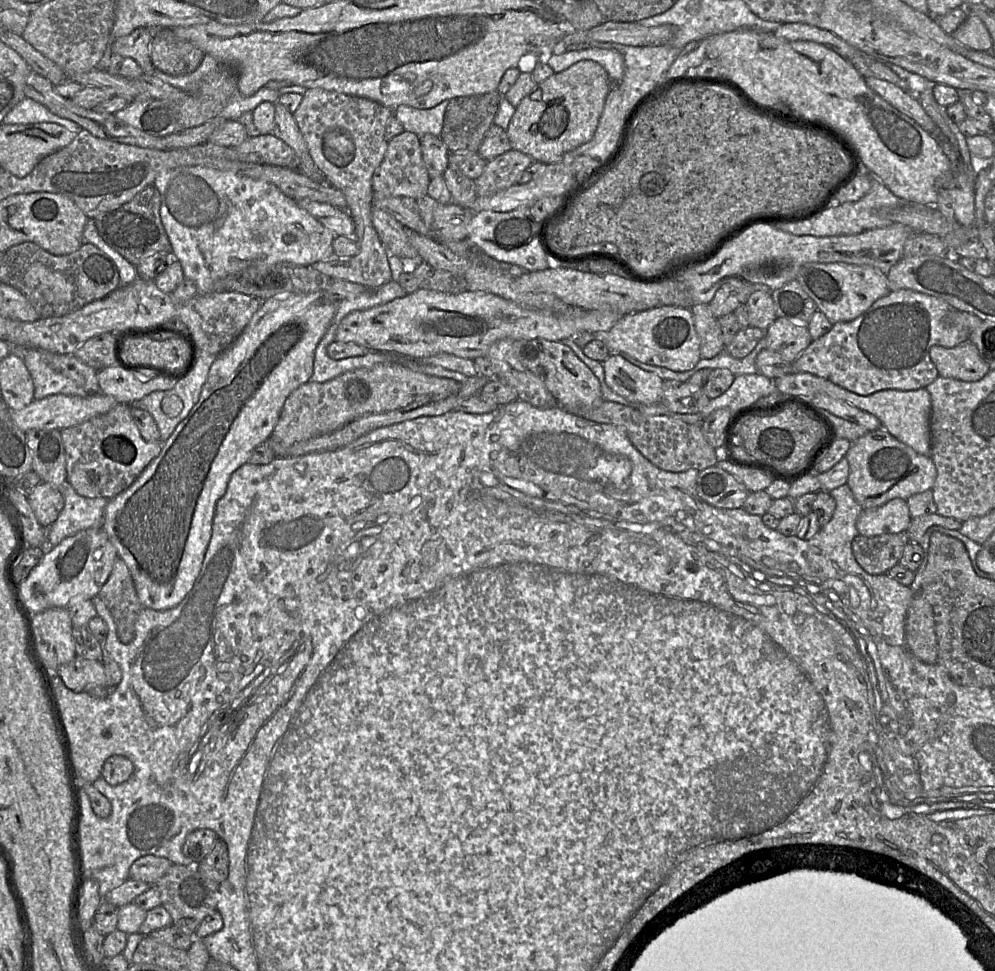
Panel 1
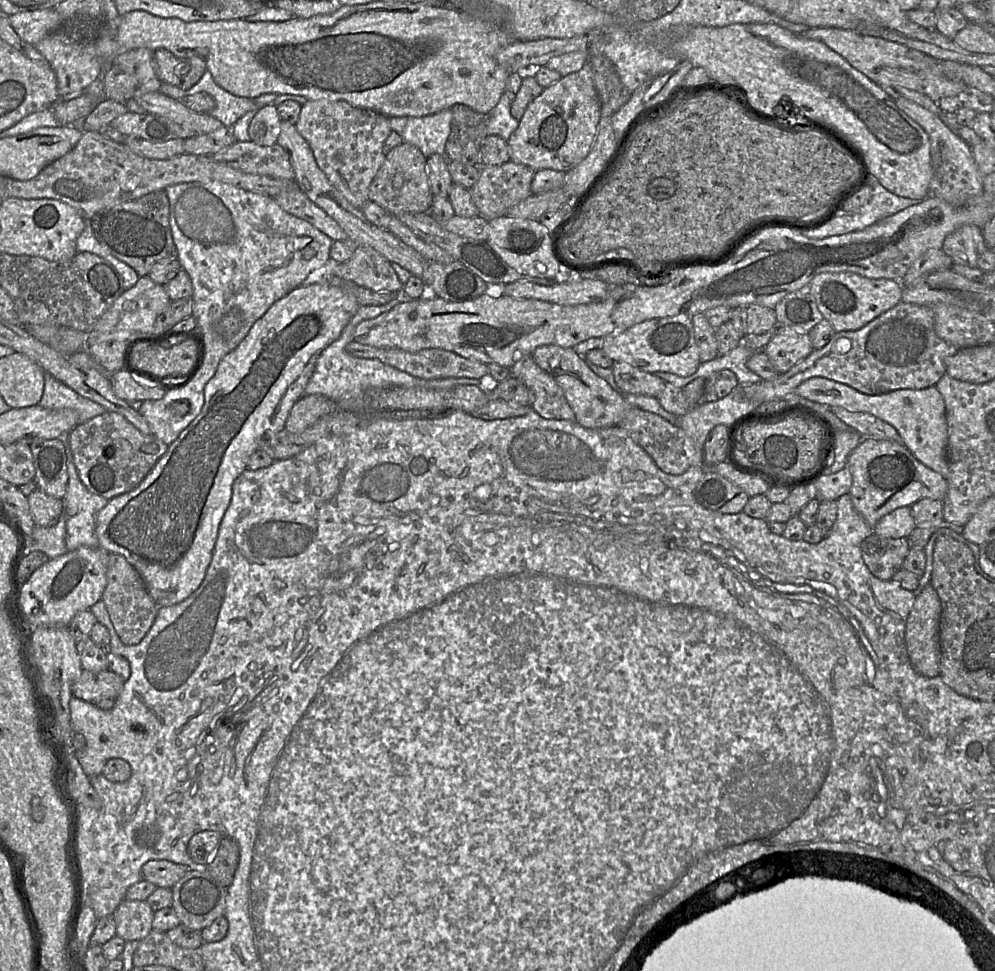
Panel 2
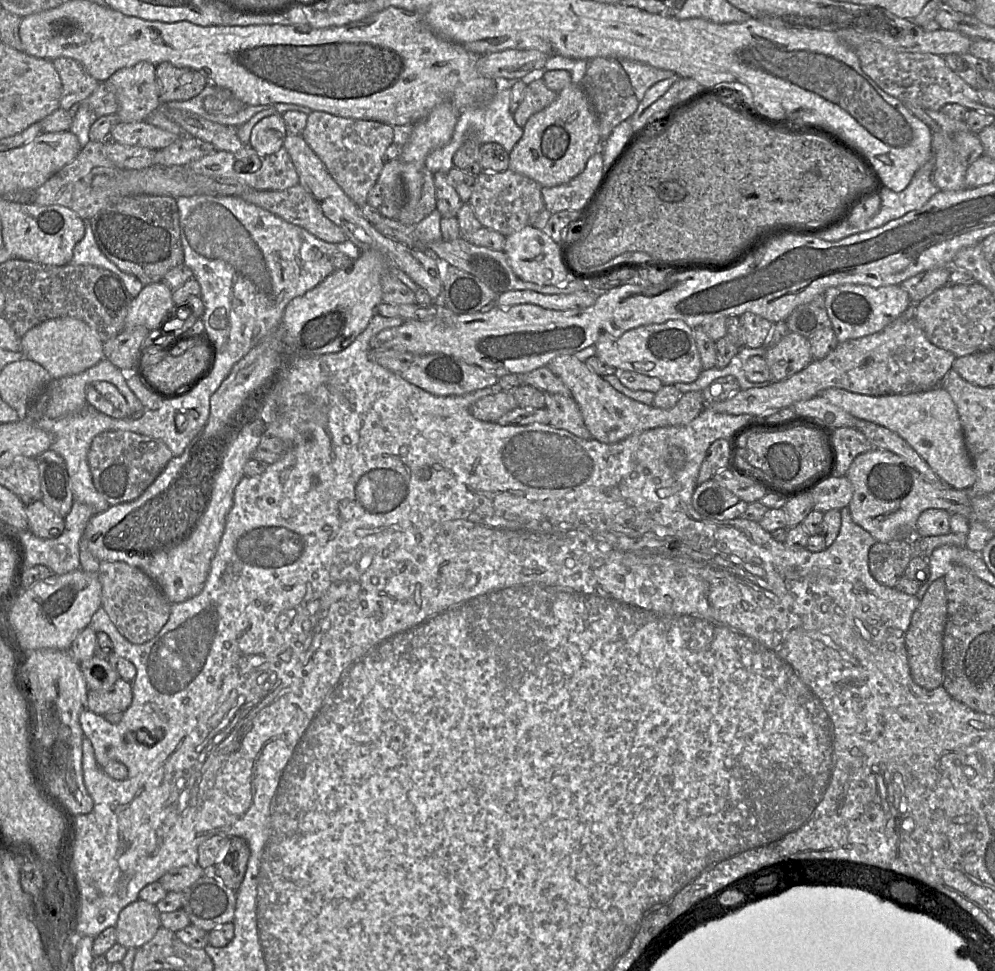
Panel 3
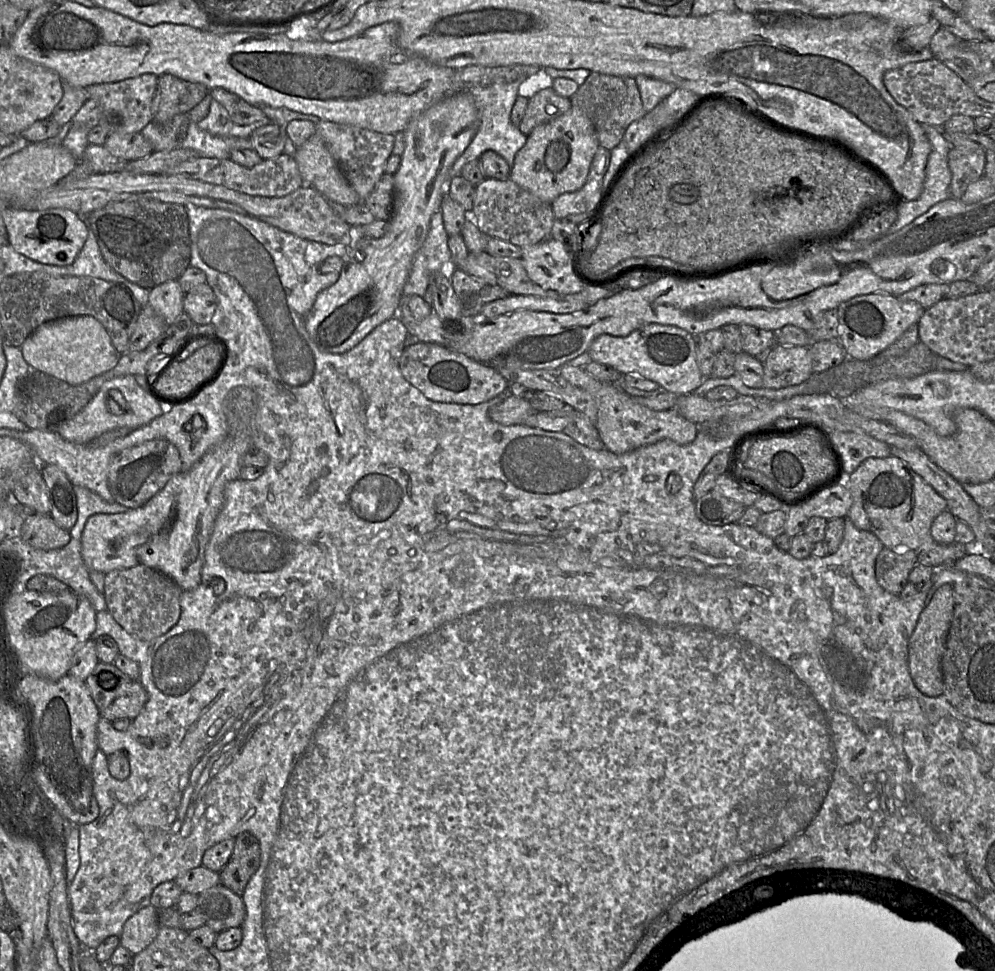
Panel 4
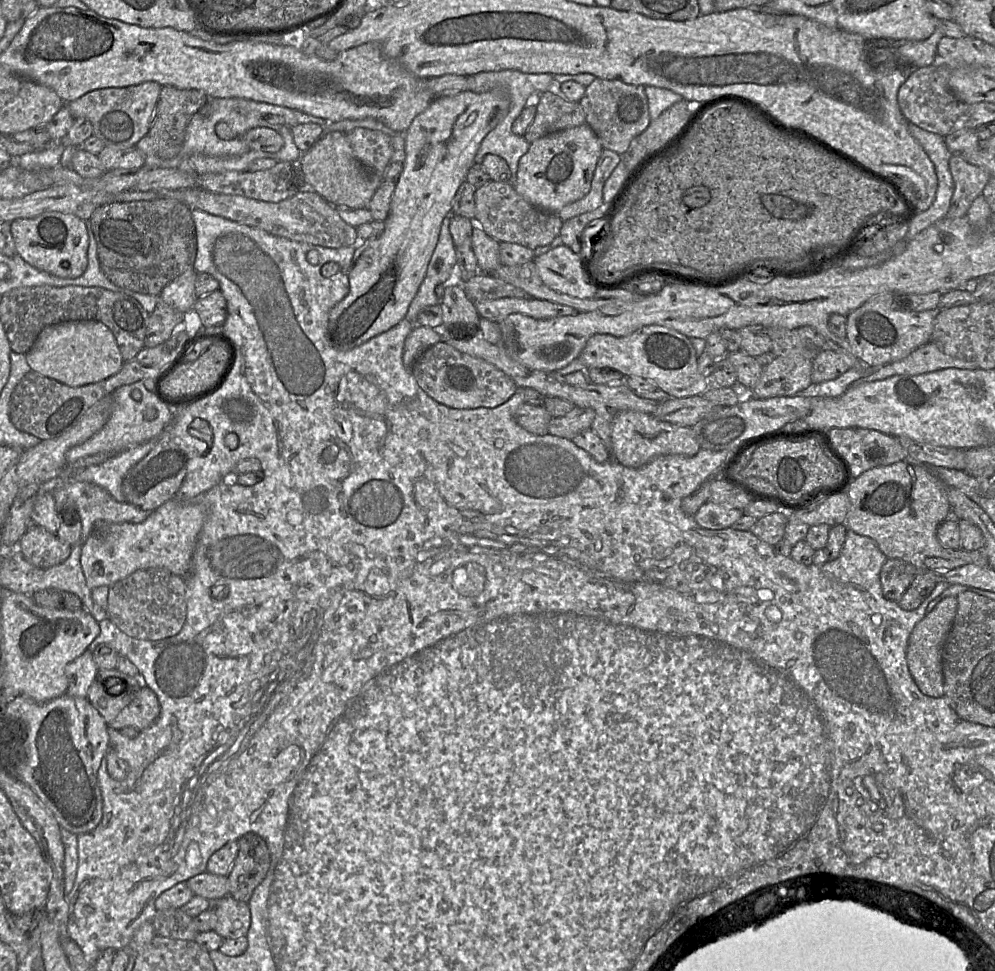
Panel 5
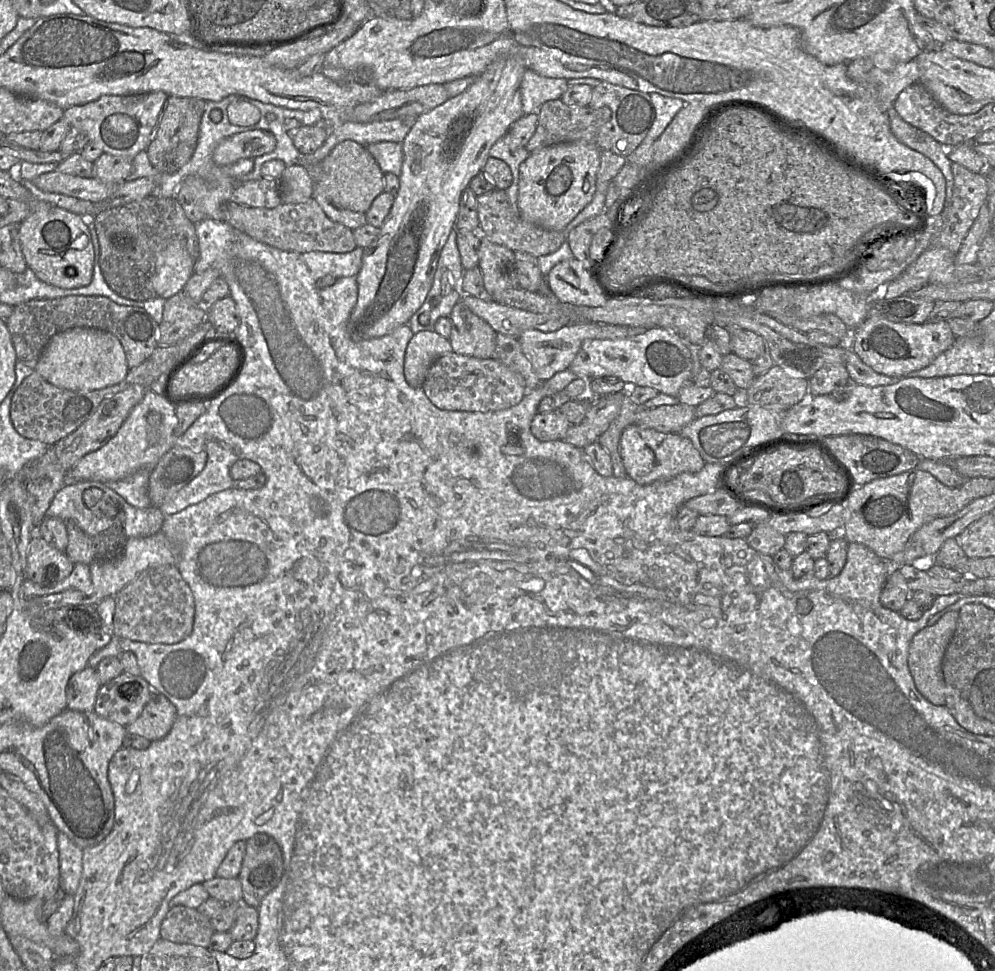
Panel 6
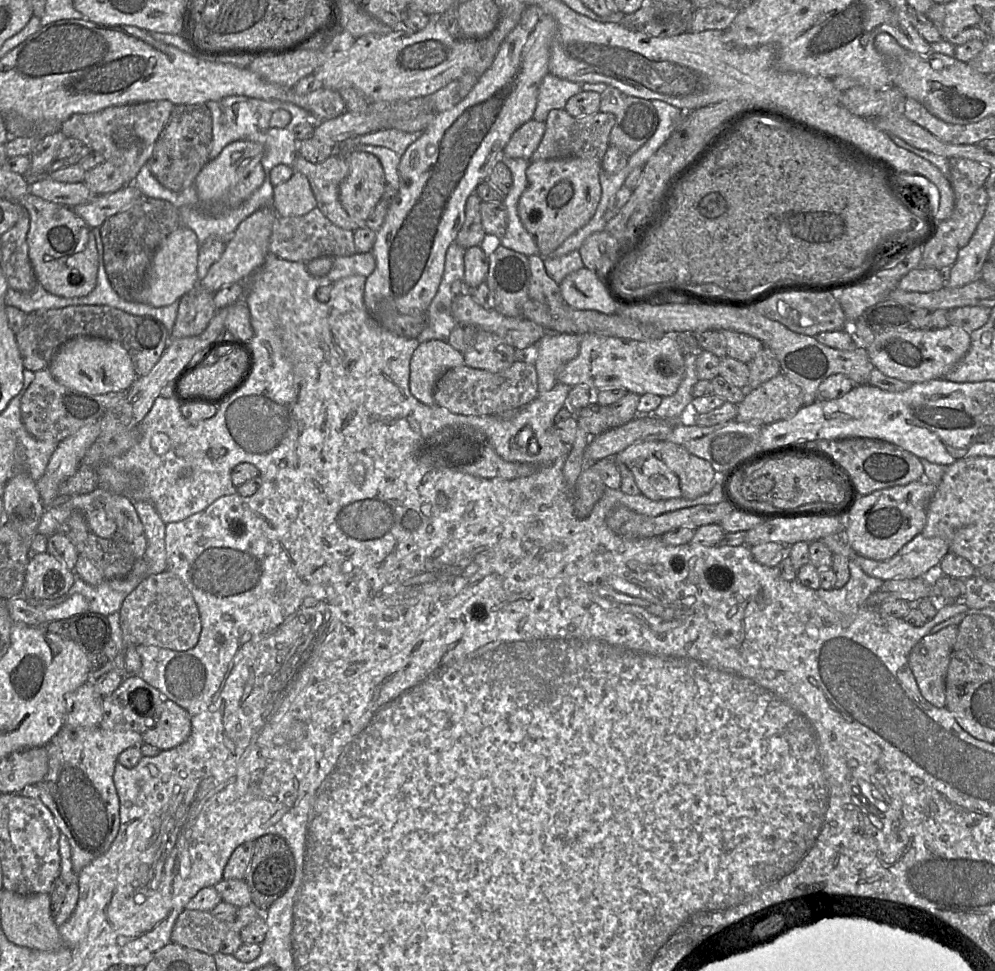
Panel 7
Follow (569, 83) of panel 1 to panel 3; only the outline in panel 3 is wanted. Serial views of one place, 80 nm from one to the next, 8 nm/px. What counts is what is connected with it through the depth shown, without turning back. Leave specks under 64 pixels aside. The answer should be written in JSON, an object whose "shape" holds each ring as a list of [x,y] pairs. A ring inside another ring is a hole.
{"shape":[[[571,83],[557,93],[556,99],[545,109],[533,114],[523,128],[521,139],[509,153],[509,168],[527,176],[542,187],[553,187],[570,182],[583,172],[589,158],[601,149],[602,140],[598,118],[579,84]]]}

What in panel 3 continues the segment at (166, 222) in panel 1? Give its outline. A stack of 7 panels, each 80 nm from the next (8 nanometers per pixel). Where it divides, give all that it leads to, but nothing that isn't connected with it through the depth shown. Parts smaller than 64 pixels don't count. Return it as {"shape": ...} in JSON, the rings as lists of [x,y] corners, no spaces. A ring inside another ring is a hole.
{"shape":[[[194,195],[190,197],[178,197],[175,199],[179,211],[179,223],[180,223],[180,239],[184,251],[184,263],[193,272],[193,277],[198,281],[201,288],[201,298],[204,304],[204,313],[201,317],[204,323],[205,332],[213,337],[213,339],[219,345],[219,352],[209,377],[205,378],[204,387],[200,389],[202,395],[202,405],[199,409],[195,409],[199,415],[197,422],[199,432],[207,422],[210,414],[210,398],[213,393],[219,388],[223,380],[228,376],[233,366],[242,359],[249,350],[262,338],[266,337],[270,333],[275,333],[280,327],[284,310],[288,303],[295,297],[305,294],[307,291],[313,289],[326,277],[332,274],[333,269],[331,263],[331,254],[323,255],[319,261],[315,261],[317,258],[318,248],[316,247],[316,240],[327,246],[338,246],[335,243],[325,242],[316,236],[309,233],[307,230],[288,223],[280,217],[272,214],[271,212],[260,208],[254,204],[248,203],[238,196],[210,196],[210,195]]]}

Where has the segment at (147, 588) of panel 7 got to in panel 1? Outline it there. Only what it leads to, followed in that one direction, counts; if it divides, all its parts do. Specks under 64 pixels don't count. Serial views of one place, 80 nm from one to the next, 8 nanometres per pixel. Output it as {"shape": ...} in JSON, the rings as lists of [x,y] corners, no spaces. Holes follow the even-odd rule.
{"shape":[[[119,557],[97,597],[111,613],[120,641],[130,643],[135,637],[135,621],[144,607],[137,596],[131,573]]]}

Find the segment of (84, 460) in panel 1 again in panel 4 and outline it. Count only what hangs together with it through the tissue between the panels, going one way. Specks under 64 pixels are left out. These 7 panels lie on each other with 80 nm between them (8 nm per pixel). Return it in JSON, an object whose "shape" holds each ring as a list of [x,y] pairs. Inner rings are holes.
{"shape":[[[154,439],[124,449],[112,459],[108,470],[108,487],[115,502],[129,509],[139,508],[180,472],[182,460],[176,446],[165,439]]]}

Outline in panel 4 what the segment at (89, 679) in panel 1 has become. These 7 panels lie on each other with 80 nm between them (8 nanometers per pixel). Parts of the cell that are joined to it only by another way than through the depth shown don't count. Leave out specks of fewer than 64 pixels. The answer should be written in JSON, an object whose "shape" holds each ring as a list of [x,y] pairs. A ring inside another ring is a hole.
{"shape":[[[133,680],[126,693],[116,698],[107,708],[100,711],[100,716],[111,723],[117,719],[136,718],[148,700],[148,693],[138,680]]]}

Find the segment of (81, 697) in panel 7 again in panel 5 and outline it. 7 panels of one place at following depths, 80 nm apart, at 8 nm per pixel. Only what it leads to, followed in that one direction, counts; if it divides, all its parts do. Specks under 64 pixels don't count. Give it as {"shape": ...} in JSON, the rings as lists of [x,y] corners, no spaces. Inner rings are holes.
{"shape":[[[89,648],[66,667],[67,694],[74,697],[87,697],[88,690],[97,677],[97,672],[98,667],[93,652]]]}

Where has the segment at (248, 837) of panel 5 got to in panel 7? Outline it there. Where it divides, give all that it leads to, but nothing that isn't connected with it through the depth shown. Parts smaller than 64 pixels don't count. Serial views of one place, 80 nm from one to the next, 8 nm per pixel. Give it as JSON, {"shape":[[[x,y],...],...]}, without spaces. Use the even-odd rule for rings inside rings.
{"shape":[[[267,834],[254,842],[254,853],[245,875],[252,904],[265,912],[278,898],[292,886],[297,875],[297,865],[292,850],[285,839]]]}

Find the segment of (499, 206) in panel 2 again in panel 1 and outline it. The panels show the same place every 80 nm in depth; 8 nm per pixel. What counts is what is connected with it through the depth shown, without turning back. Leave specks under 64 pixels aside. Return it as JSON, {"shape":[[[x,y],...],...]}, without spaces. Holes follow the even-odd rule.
{"shape":[[[510,149],[494,159],[486,161],[482,174],[474,180],[477,196],[492,196],[520,183],[523,172],[526,171],[533,162],[532,157],[515,149]]]}

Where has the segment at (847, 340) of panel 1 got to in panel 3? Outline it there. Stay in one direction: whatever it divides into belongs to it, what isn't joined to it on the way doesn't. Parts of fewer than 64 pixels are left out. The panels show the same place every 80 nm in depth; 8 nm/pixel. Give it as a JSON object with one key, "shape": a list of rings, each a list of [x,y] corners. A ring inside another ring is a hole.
{"shape":[[[911,305],[900,318],[880,332],[839,343],[825,358],[813,360],[788,379],[771,382],[761,388],[740,390],[727,400],[705,404],[705,408],[720,414],[748,414],[754,416],[753,419],[763,419],[761,416],[766,413],[791,407],[830,388],[878,396],[915,393],[937,387],[952,370],[956,356],[932,344],[916,321],[915,315],[916,307]]]}

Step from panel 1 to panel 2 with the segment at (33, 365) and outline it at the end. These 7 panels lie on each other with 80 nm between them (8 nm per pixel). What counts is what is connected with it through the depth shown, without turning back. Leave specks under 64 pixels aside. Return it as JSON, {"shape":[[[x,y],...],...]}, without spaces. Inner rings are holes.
{"shape":[[[47,372],[44,376],[44,390],[39,405],[47,409],[74,410],[78,413],[79,424],[107,411],[100,404],[83,397]]]}

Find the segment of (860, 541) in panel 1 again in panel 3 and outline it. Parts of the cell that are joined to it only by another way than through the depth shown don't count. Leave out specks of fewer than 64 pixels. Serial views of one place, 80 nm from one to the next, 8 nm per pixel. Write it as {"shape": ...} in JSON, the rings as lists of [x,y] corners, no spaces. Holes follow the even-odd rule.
{"shape":[[[912,540],[876,542],[869,551],[869,569],[879,583],[896,588],[913,557]]]}

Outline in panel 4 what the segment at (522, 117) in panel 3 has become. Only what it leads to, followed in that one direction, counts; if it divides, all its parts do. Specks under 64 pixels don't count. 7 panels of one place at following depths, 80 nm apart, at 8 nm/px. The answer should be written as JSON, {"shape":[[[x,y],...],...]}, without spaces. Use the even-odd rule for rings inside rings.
{"shape":[[[550,87],[541,89],[529,99],[519,129],[528,136],[535,127],[558,118],[570,108],[570,98],[558,95]]]}

